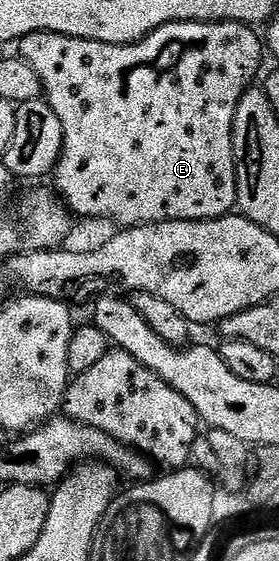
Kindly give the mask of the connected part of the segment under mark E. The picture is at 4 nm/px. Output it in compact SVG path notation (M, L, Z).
M180 20L178 24L165 24L162 28L156 28L149 36L144 36L142 40L137 40L133 44L108 44L107 42L99 42L98 40L84 40L78 36L64 36L58 32L32 32L26 36L22 36L19 41L20 59L26 60L31 66L31 70L35 70L35 74L39 74L41 79L41 90L43 99L46 104L51 106L51 110L55 110L55 118L59 118L59 126L63 126L63 146L61 147L61 159L57 162L57 167L51 173L52 187L60 196L65 207L69 209L74 217L86 216L89 220L110 220L111 223L117 224L122 229L136 228L139 224L158 224L159 222L167 222L168 220L218 220L220 216L228 216L237 208L237 175L235 174L235 158L233 157L233 123L235 122L235 114L237 113L237 104L241 101L243 93L248 92L253 80L257 76L257 71L261 68L261 48L263 52L263 40L256 36L254 29L248 24L234 24L231 20L222 20L220 22L202 22L200 20Z

